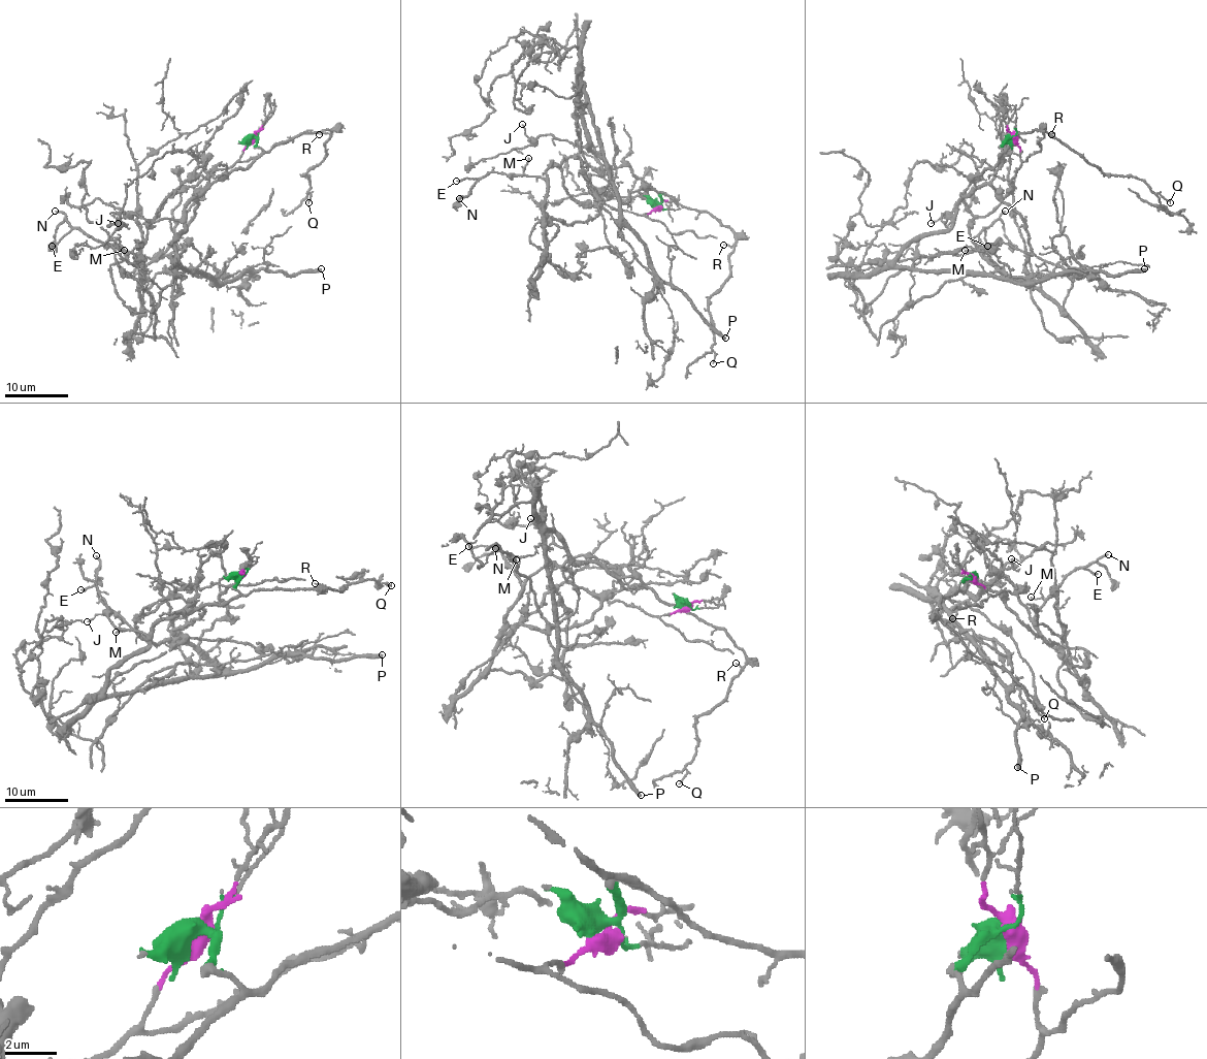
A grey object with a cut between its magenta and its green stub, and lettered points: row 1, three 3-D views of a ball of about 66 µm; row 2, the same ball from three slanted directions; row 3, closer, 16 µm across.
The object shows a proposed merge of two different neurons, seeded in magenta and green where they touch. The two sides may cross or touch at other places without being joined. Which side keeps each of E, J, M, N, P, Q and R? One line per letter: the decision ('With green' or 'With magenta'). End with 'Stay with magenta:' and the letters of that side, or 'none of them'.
E: With magenta
J: With green
M: With magenta
N: With magenta
P: With green
Q: With green
R: With green
Stay with magenta: E, M, N

